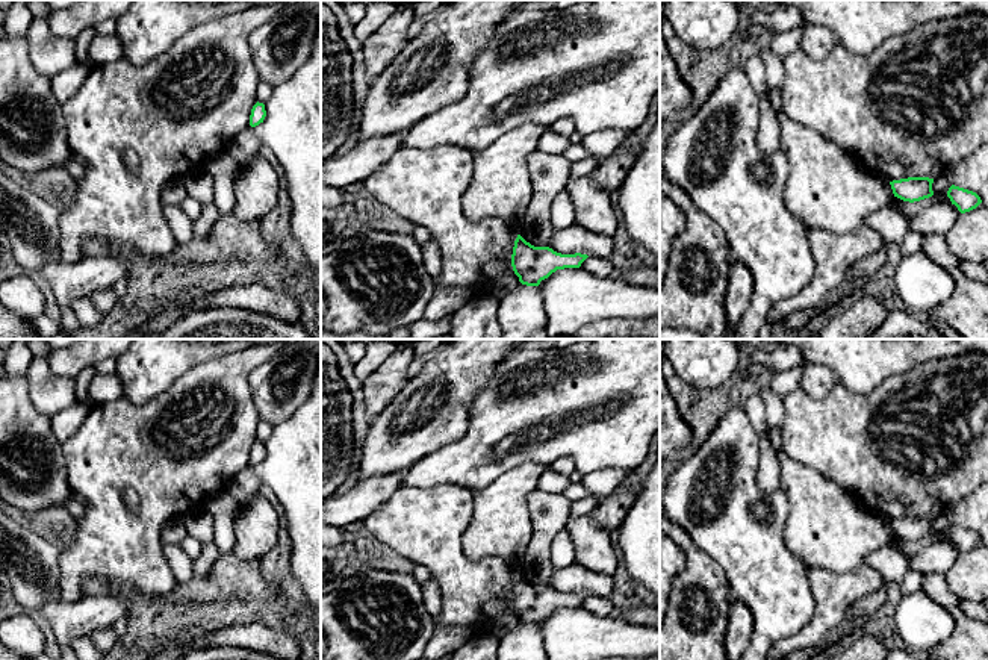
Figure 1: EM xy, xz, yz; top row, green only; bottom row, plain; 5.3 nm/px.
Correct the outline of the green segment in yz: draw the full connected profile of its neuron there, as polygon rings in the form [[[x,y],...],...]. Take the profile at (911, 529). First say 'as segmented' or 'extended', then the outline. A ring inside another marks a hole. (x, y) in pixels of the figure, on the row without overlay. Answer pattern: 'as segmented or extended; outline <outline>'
as segmented; outline [[[908,516],[890,521],[894,536],[903,540],[920,540],[934,534],[934,518],[929,516]]]

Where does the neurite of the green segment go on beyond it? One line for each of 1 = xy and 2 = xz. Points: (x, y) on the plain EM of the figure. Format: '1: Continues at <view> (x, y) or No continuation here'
1: No continuation here
2: No continuation here

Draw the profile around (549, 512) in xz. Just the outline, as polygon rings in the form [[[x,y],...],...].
[[[536,489],[528,498],[533,537],[519,569],[534,586],[549,586],[555,568],[549,560],[552,539],[566,530],[572,503],[563,493]]]

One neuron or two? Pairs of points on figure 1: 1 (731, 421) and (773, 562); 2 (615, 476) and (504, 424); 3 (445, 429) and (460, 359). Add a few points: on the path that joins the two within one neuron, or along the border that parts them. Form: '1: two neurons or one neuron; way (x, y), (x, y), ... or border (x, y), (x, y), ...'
1: one neuron; way (740, 456), (740, 527)
2: two neurons; border (627, 473), (622, 470), (596, 470), (583, 476)
3: one neuron; way (445, 412), (451, 403), (456, 376)

